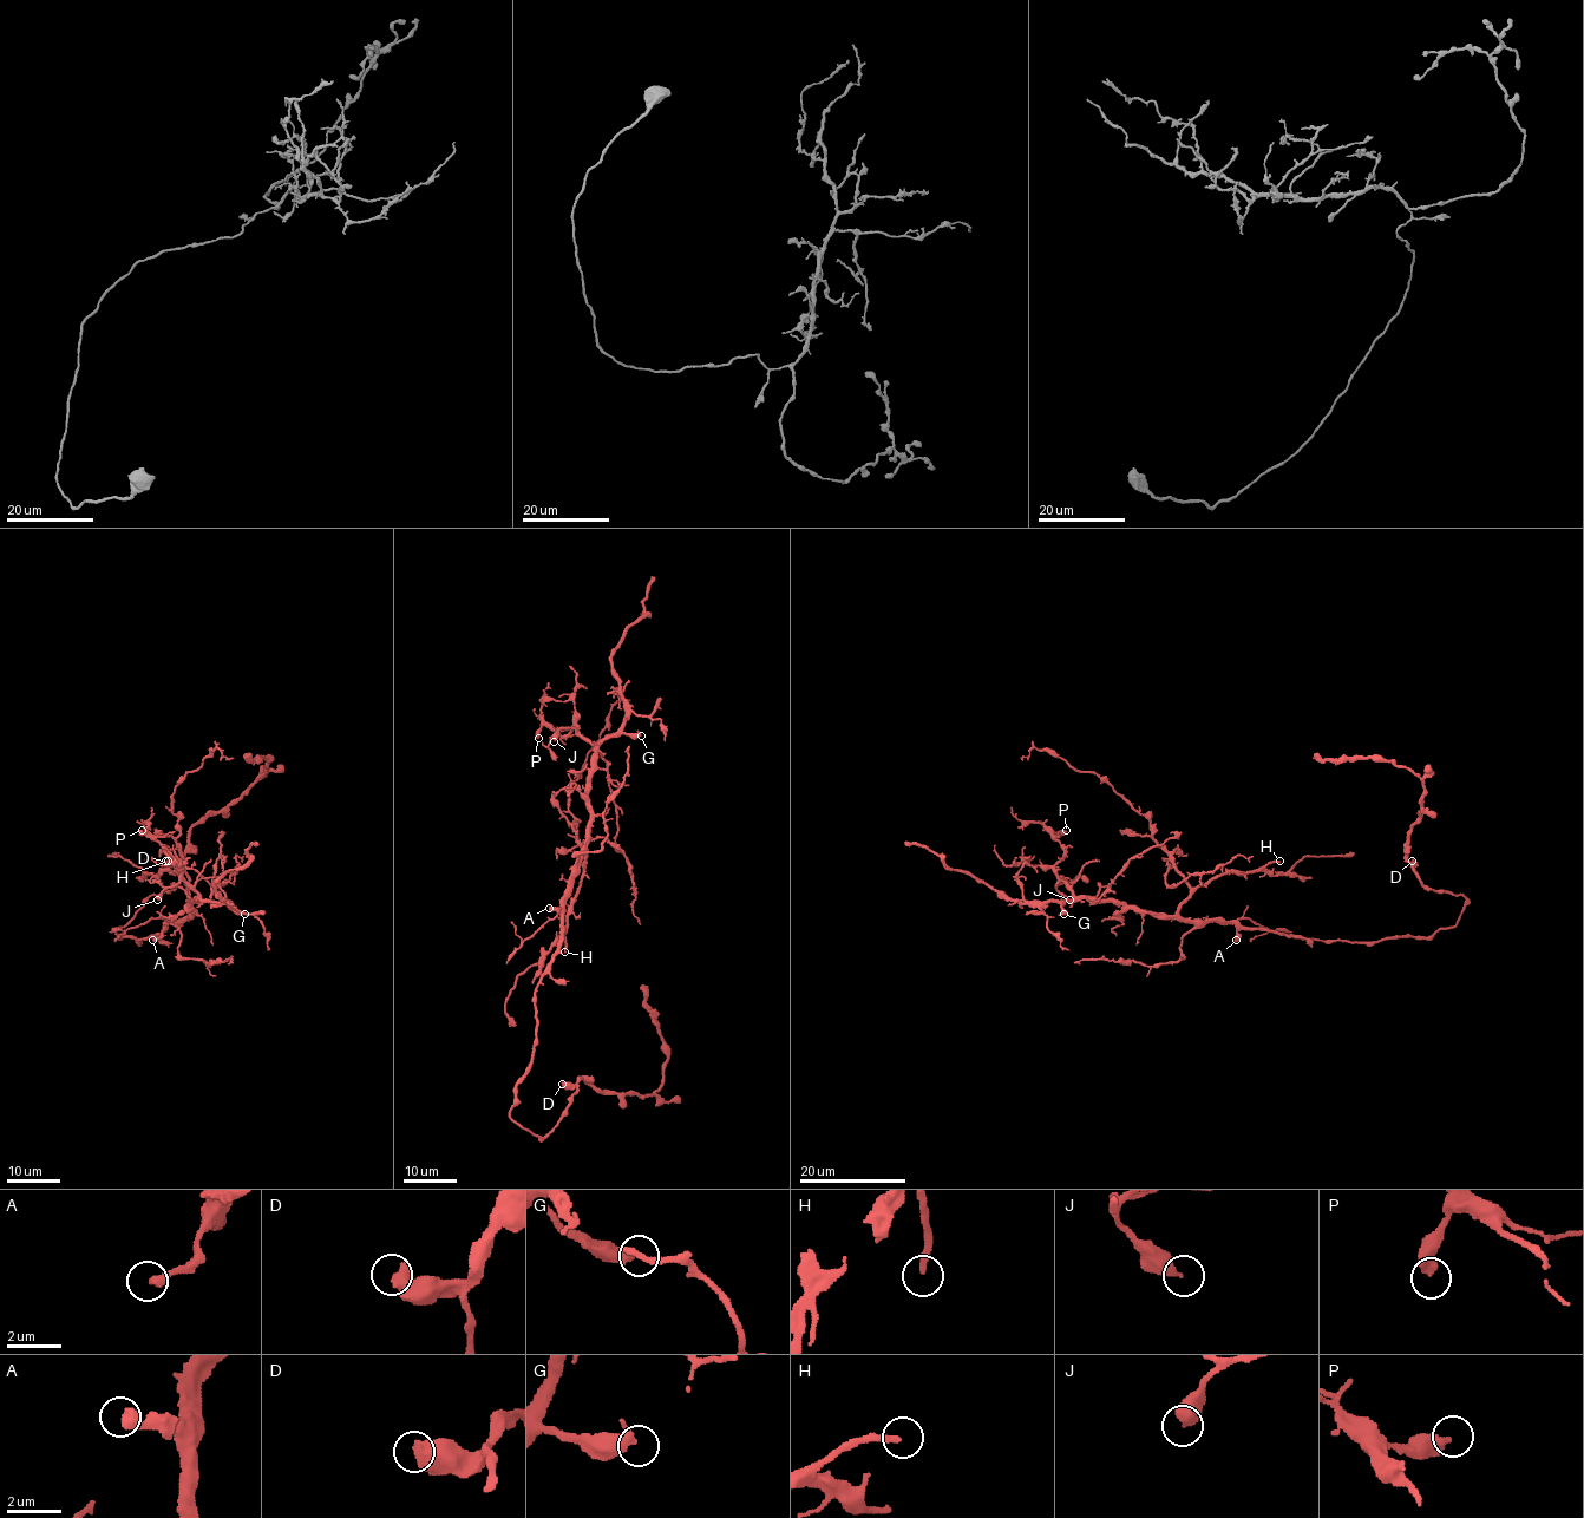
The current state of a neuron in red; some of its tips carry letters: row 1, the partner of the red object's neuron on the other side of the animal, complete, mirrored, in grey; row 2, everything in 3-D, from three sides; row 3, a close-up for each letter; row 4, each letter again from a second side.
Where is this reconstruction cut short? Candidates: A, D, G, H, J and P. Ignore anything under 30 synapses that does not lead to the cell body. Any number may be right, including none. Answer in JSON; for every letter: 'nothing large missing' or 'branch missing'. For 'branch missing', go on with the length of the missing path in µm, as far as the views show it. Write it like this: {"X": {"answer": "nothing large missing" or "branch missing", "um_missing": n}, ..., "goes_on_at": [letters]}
{"A": {"answer": "branch missing", "um_missing": 150}, "D": {"answer": "nothing large missing"}, "G": {"answer": "nothing large missing"}, "H": {"answer": "nothing large missing"}, "J": {"answer": "nothing large missing"}, "P": {"answer": "nothing large missing"}, "goes_on_at": ["A"]}

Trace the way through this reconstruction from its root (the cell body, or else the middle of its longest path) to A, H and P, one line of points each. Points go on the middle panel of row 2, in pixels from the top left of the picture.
A: (535, 1007), (534, 989), (561, 935), (562, 914), (549, 908)
H: (535, 1007), (534, 989), (558, 947), (563, 892), (584, 850), (582, 881), (568, 915), (564, 951)
P: (535, 1007), (586, 842), (595, 746), (575, 726), (561, 735), (543, 725), (538, 738)

